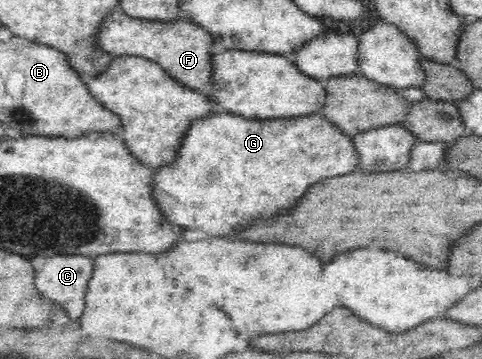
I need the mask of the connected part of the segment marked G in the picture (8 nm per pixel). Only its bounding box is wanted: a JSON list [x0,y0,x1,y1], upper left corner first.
[150,114,357,236]

